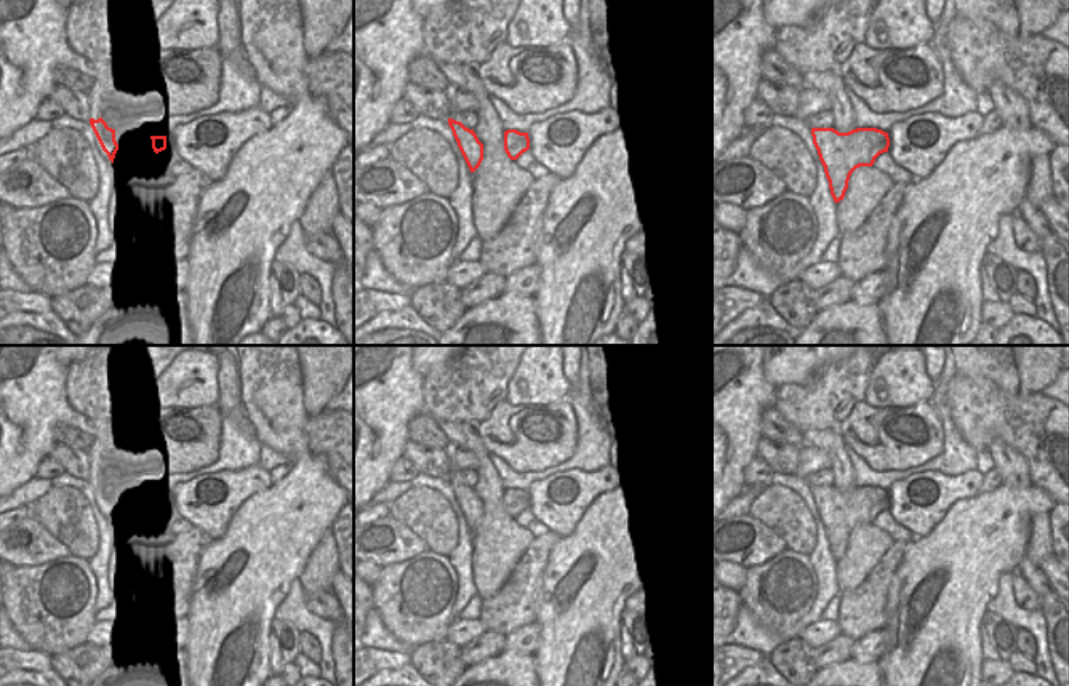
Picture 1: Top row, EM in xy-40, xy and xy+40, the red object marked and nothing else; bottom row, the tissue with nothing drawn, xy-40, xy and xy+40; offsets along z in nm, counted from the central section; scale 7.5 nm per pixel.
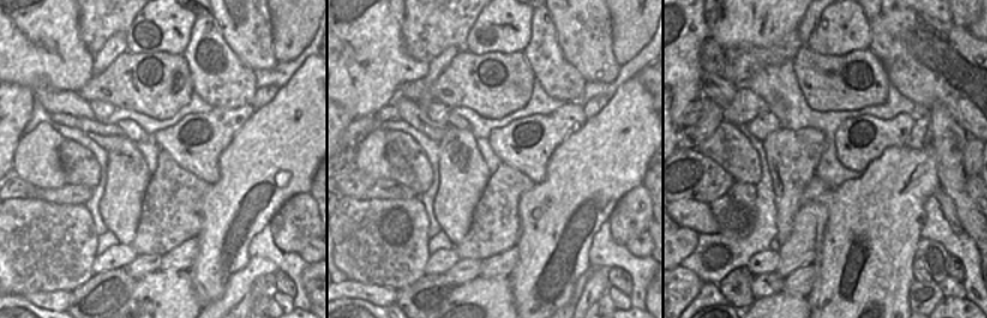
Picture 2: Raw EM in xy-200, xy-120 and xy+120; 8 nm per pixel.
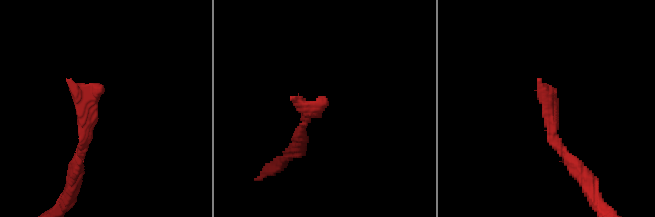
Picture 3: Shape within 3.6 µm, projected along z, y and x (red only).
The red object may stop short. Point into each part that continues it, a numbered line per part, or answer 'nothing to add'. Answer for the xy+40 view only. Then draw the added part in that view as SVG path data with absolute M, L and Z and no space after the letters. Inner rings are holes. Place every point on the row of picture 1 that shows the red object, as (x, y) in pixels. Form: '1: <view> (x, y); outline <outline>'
nothing to add

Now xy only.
nothing to add

